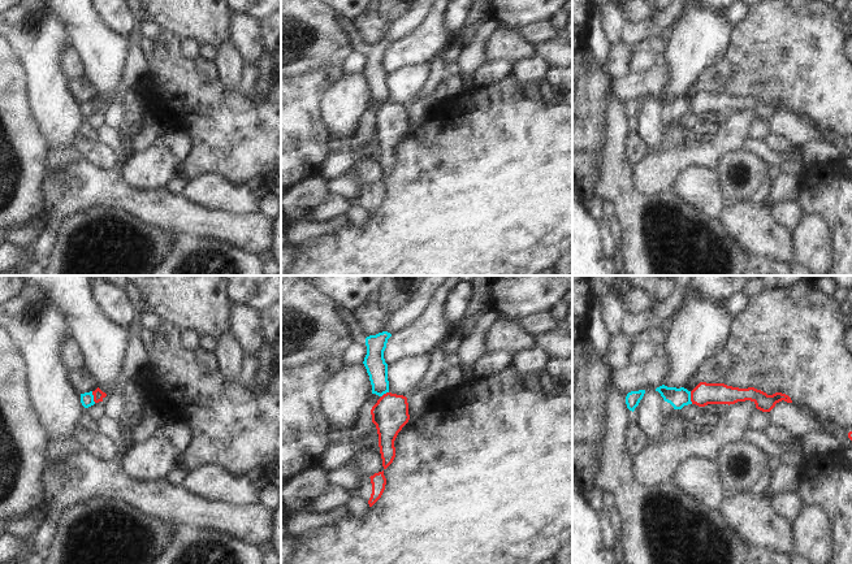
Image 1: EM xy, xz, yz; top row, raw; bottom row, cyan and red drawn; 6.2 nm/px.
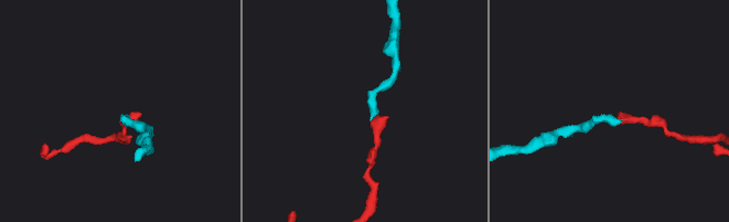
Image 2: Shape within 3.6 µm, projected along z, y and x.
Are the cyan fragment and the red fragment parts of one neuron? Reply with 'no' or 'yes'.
no

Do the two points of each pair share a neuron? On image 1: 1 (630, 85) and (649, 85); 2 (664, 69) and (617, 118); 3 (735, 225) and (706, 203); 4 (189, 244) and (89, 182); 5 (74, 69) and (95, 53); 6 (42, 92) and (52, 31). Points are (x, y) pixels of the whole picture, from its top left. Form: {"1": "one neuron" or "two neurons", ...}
{"1": "one neuron", "2": "two neurons", "3": "two neurons", "4": "two neurons", "5": "two neurons", "6": "one neuron"}

